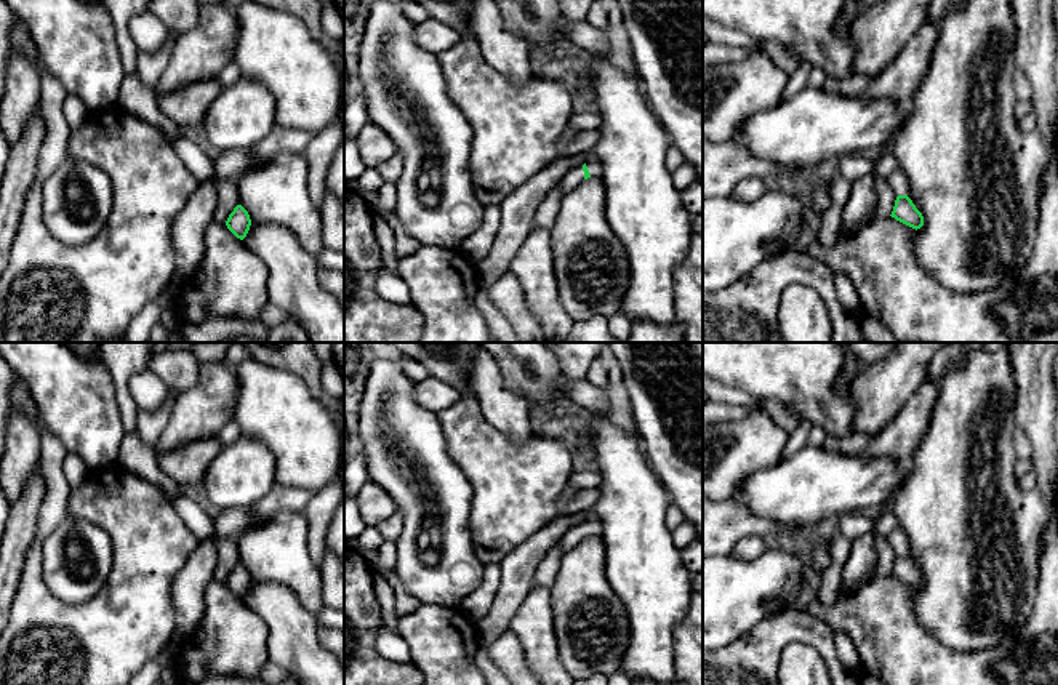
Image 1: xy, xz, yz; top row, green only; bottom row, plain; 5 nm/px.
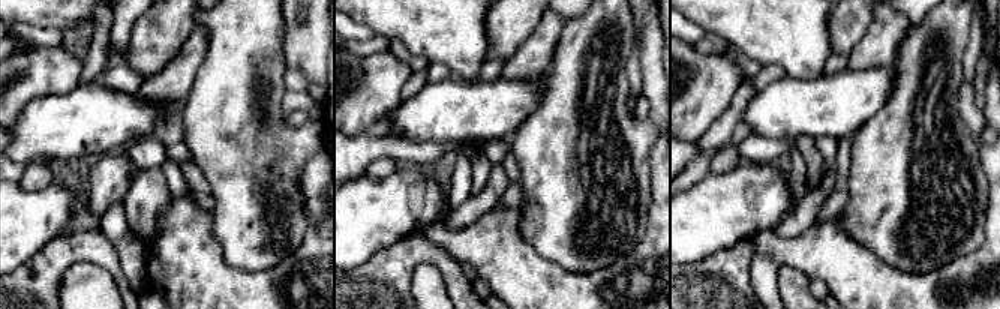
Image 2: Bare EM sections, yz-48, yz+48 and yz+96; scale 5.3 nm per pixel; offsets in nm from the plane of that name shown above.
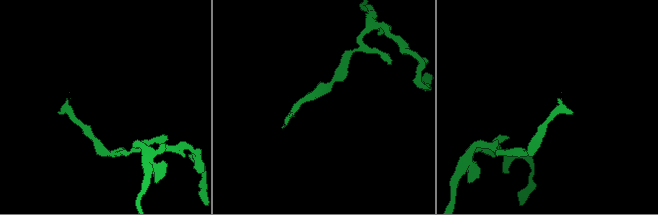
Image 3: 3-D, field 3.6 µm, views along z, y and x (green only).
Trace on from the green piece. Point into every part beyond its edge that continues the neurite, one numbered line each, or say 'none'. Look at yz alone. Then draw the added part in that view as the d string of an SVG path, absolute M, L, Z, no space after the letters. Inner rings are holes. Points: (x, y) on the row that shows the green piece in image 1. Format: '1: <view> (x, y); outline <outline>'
1: yz (897, 180); outline M901 170L893 171L887 181L898 195L908 195L909 182Z

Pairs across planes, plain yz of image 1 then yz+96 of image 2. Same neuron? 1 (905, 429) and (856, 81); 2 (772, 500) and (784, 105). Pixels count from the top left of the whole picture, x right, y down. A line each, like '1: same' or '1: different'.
1: different
2: same

